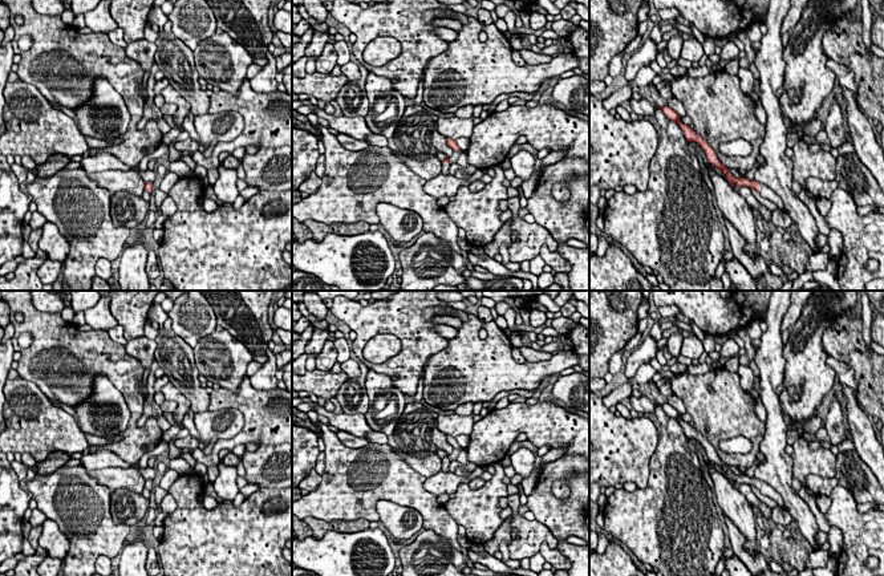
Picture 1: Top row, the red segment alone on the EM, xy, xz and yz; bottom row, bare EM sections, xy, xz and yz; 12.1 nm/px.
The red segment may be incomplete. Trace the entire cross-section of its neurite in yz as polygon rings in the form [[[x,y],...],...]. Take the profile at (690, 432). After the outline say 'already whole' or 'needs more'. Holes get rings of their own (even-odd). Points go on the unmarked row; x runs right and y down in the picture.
[[[657,403],[661,405],[664,411],[673,419],[676,419],[688,439],[693,438],[697,439],[702,447],[706,451],[707,459],[711,461],[718,468],[723,470],[727,475],[727,479],[731,480],[733,483],[737,484],[750,484],[750,486],[755,486],[761,494],[771,498],[773,500],[775,500],[778,503],[779,507],[786,508],[786,504],[782,499],[782,496],[766,482],[754,478],[750,478],[749,475],[743,474],[743,475],[735,475],[729,467],[727,465],[718,457],[715,449],[713,447],[713,445],[707,441],[707,438],[705,435],[702,435],[700,431],[697,431],[693,426],[689,425],[689,422],[685,422],[680,418],[680,413],[677,411],[677,409],[674,409],[672,405],[666,403]]] | needs more

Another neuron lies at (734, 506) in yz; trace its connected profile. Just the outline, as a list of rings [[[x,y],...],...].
[[[707,466],[711,476],[718,506],[722,514],[729,518],[739,532],[746,538],[743,548],[757,555],[761,545],[757,544],[757,522],[753,507],[730,480],[718,471],[717,466]]]

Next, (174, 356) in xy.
[[[158,329],[154,357],[169,381],[190,401],[194,413],[208,410],[210,394],[199,382],[194,349],[173,329]]]

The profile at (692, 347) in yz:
[[[697,336],[684,337],[680,352],[681,356],[698,360],[703,352],[703,342]]]

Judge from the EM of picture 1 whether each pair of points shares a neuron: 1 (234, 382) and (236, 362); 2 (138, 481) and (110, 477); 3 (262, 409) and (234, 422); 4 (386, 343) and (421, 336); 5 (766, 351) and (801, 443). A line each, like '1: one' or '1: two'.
1: one
2: one
3: two
4: two
5: two

